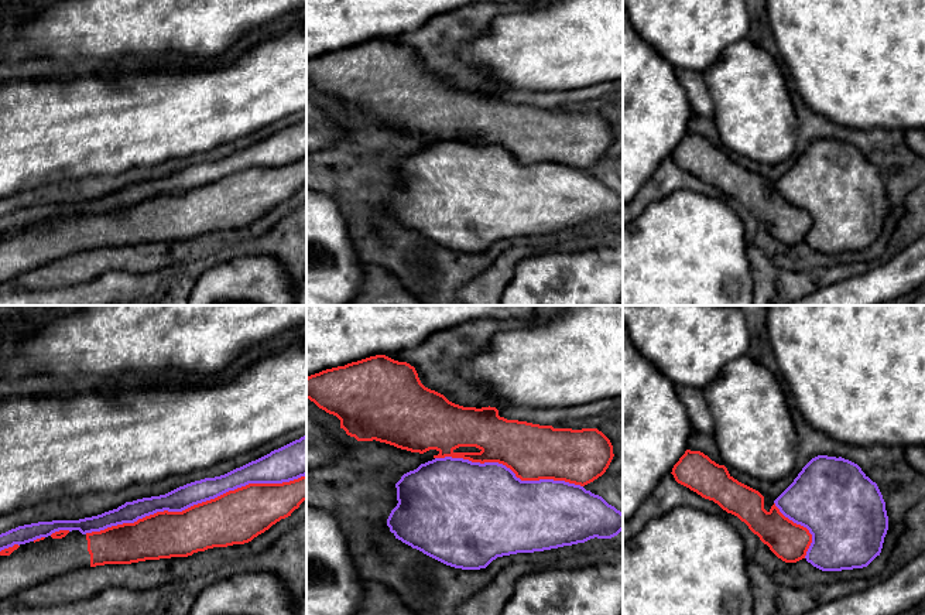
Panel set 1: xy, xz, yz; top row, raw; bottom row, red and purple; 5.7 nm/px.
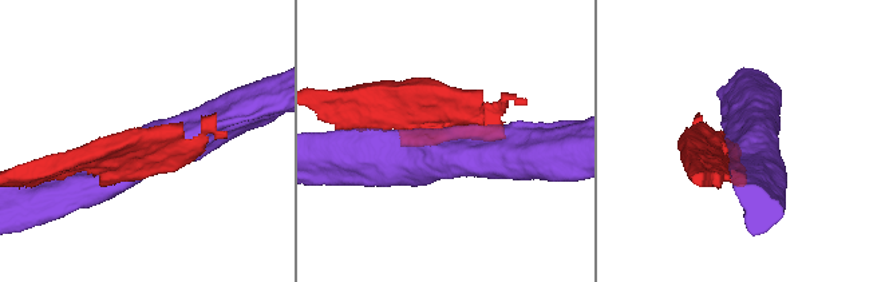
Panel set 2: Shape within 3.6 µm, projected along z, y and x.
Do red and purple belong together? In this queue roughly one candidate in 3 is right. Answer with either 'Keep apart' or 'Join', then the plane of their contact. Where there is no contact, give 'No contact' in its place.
Keep apart. Touches red in xy

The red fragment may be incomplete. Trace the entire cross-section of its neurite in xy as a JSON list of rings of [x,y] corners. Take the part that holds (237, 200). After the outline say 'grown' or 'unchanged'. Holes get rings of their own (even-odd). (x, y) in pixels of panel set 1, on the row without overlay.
[[[306,160],[282,167],[249,167],[182,195],[157,195],[134,206],[123,206],[82,218],[59,213],[0,235],[0,284],[47,263],[105,247],[188,240],[213,230],[244,228],[291,199],[306,184]]]; grown

